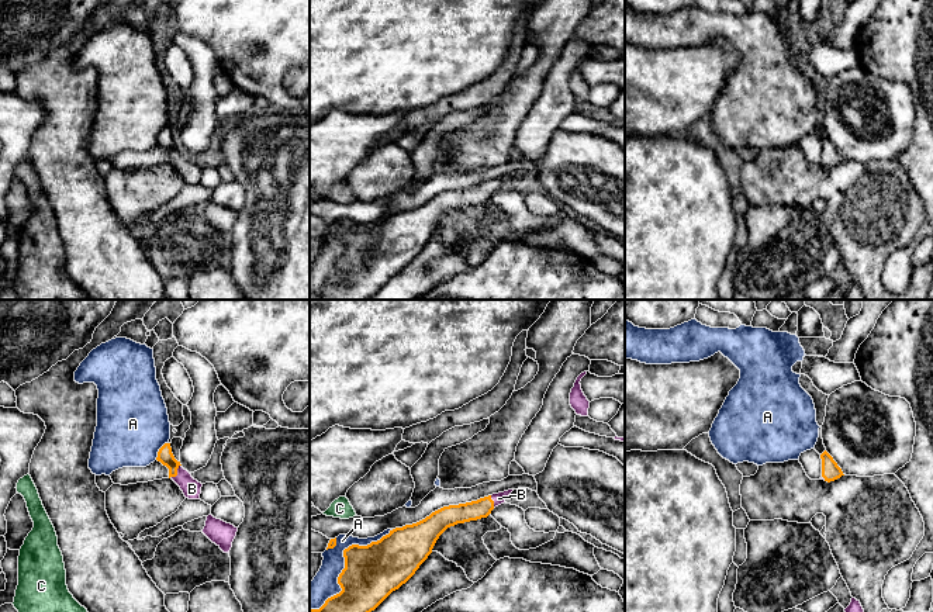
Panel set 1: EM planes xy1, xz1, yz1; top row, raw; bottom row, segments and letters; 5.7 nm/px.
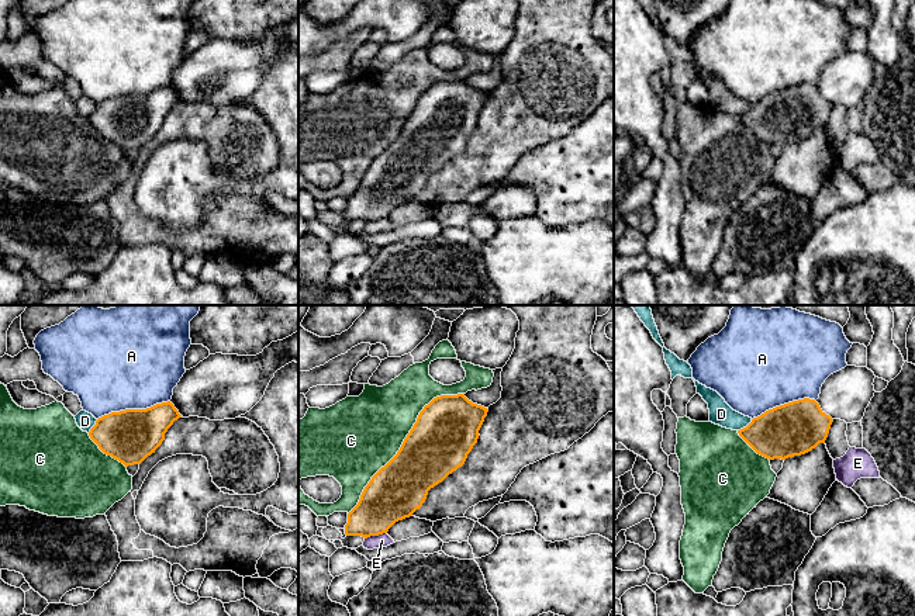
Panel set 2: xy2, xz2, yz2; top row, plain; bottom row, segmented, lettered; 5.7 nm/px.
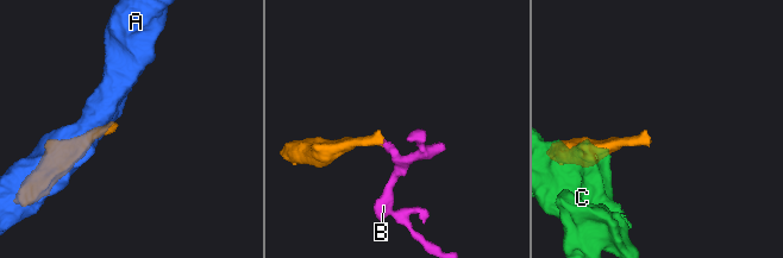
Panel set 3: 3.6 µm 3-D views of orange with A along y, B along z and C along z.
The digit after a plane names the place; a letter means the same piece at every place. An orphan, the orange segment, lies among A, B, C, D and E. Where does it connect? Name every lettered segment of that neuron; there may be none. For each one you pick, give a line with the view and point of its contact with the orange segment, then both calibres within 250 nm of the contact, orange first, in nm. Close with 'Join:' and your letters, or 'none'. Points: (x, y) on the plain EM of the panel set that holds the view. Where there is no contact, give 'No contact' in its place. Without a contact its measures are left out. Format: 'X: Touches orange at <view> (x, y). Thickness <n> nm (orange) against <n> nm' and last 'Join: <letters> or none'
B: Touches orange at xy1 (176, 158). Thickness 90 nm (orange) against 110 nm
Join: B

